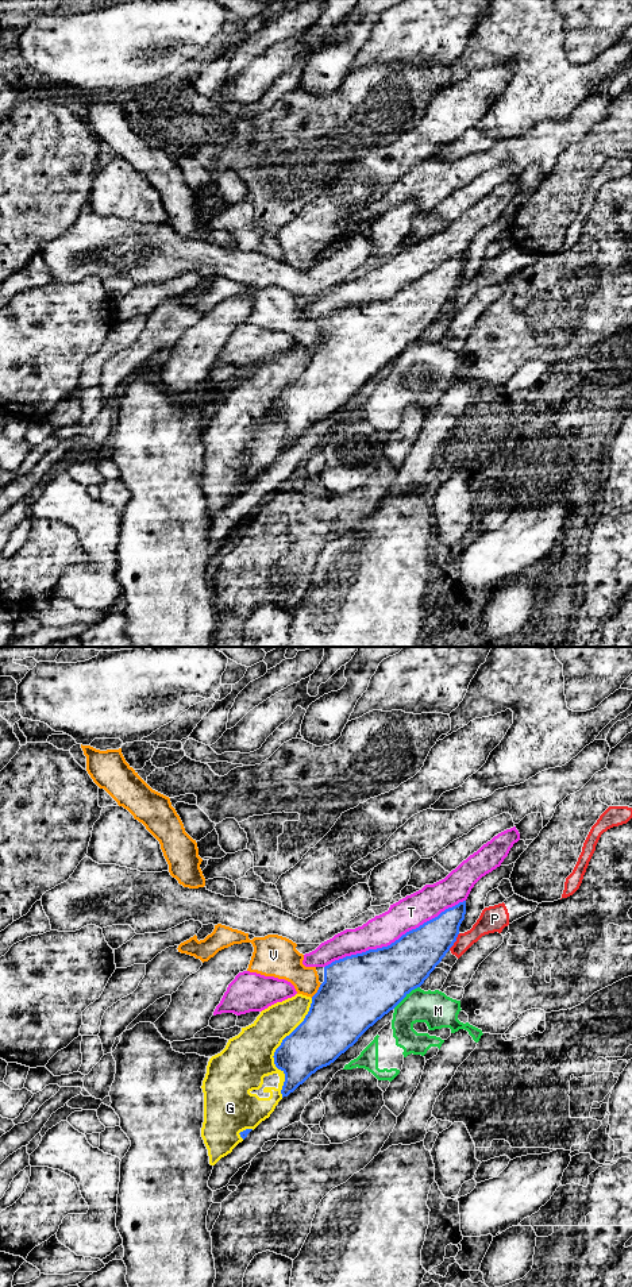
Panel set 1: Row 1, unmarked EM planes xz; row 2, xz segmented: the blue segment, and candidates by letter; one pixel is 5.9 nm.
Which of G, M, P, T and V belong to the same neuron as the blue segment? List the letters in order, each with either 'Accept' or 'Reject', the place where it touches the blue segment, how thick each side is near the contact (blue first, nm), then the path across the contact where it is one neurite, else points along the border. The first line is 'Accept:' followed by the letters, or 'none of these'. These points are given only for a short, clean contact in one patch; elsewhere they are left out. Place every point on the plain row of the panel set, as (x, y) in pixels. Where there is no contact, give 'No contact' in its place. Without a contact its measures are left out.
Accept: V
G: Reject. Touches blue at xz (277, 400). Thickness 300 nm (blue) against 300 nm
M: Reject. Touches blue at xz (405, 347). Thickness 400 nm (blue) against 200 nm
P: Reject. Touches blue at xz (455, 292). Thickness 280 nm (blue) against 150 nm
T: Reject. Touches blue at xz (396, 292). Thickness 360 nm (blue) against 190 nm
V: Accept. Touches blue at xz (318, 342). Thickness 420 nm (blue) against 190 nm. Path across: xz (358, 342), (318, 342), (285, 315)

